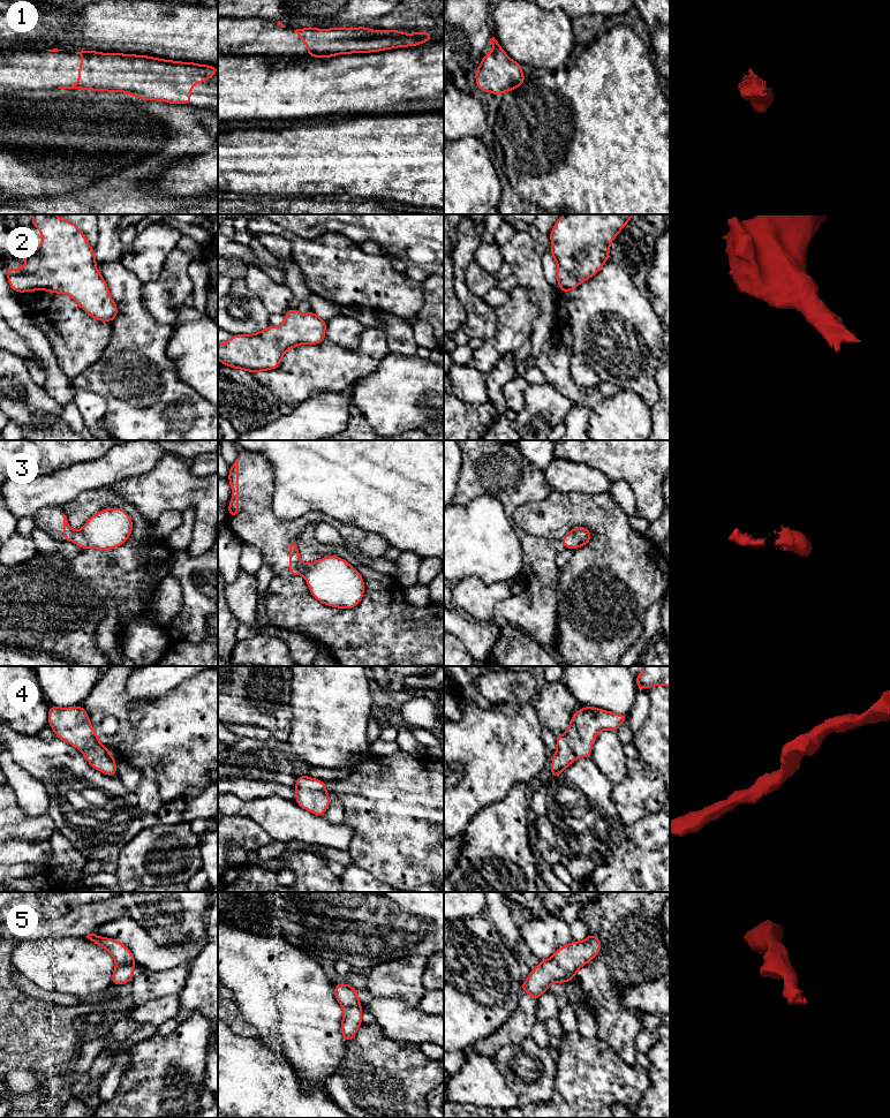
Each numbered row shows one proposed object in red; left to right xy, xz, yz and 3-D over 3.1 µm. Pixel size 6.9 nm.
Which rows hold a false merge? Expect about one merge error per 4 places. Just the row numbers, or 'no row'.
no row

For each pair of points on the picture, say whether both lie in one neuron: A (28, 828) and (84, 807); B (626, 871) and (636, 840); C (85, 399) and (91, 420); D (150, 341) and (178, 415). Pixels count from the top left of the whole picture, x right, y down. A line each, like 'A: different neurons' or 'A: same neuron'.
A: different neurons
B: same neuron
C: same neuron
D: same neuron

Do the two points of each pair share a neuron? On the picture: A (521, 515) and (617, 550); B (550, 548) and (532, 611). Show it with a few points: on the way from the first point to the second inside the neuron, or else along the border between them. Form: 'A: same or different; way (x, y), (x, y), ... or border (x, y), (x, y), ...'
A: same; way (545, 518), (586, 518), (594, 526)
B: same; way (541, 564), (540, 595)

